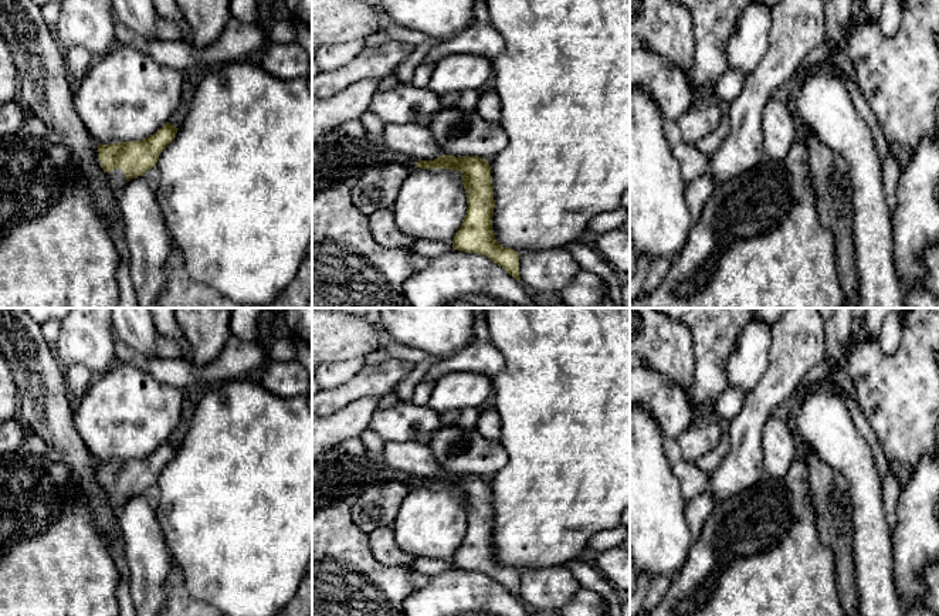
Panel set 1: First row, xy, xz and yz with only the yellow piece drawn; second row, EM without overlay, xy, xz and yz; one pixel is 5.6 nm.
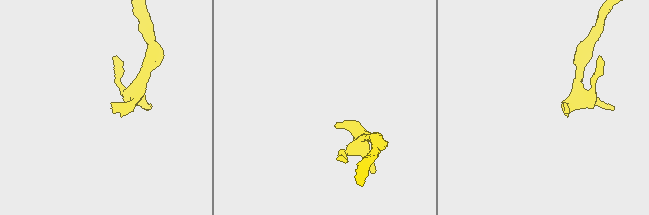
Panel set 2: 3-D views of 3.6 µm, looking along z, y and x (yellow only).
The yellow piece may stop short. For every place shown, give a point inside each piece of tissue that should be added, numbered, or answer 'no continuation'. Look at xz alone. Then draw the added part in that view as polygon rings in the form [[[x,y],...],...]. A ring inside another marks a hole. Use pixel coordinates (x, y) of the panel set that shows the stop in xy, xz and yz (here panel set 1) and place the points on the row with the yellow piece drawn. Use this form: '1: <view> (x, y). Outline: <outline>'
1: xz (349, 159). Outline: [[[367,135],[360,139],[343,136],[323,159],[312,163],[313,196],[338,185],[350,185],[370,167],[387,162],[401,162],[410,169],[418,163],[416,158],[394,155],[386,148],[370,152],[367,142]]]

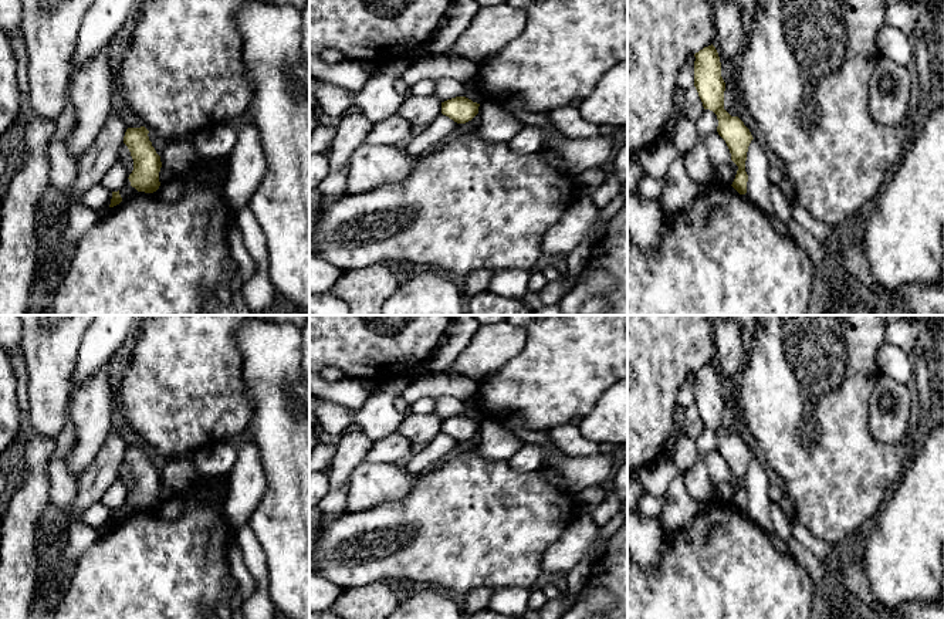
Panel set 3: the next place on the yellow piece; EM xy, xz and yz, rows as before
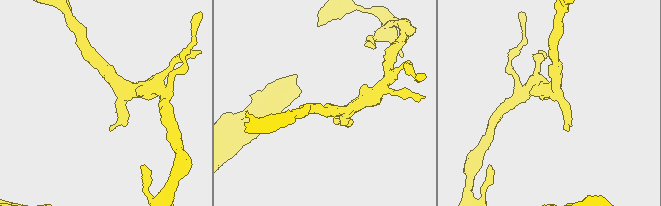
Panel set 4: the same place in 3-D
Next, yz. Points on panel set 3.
no continuation

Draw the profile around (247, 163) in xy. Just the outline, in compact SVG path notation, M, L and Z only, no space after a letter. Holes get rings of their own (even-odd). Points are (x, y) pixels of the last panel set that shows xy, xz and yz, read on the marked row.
M237 124L237 129L238 138L227 158L229 169L224 183L226 202L236 213L250 203L267 172L267 158L256 125Z

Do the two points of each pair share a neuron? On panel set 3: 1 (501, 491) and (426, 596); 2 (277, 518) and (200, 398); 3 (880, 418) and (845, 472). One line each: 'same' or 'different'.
1: different
2: different
3: different

